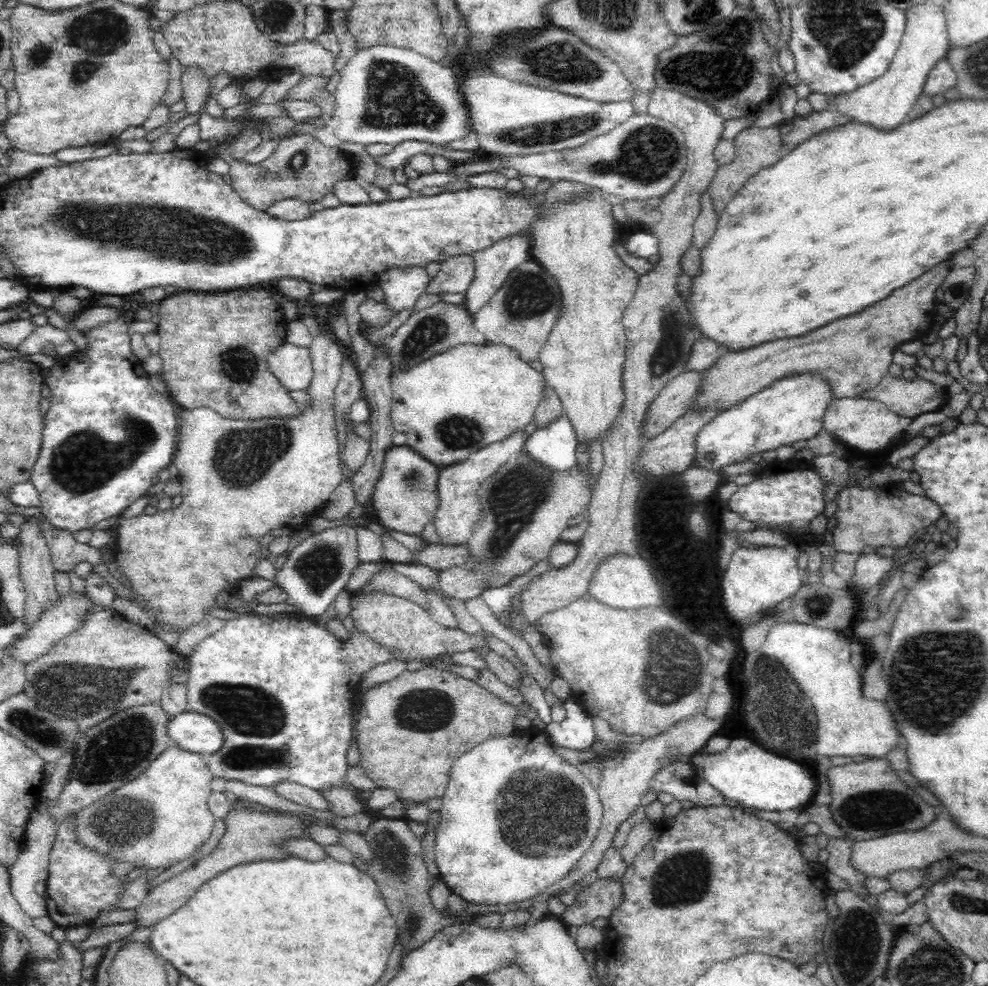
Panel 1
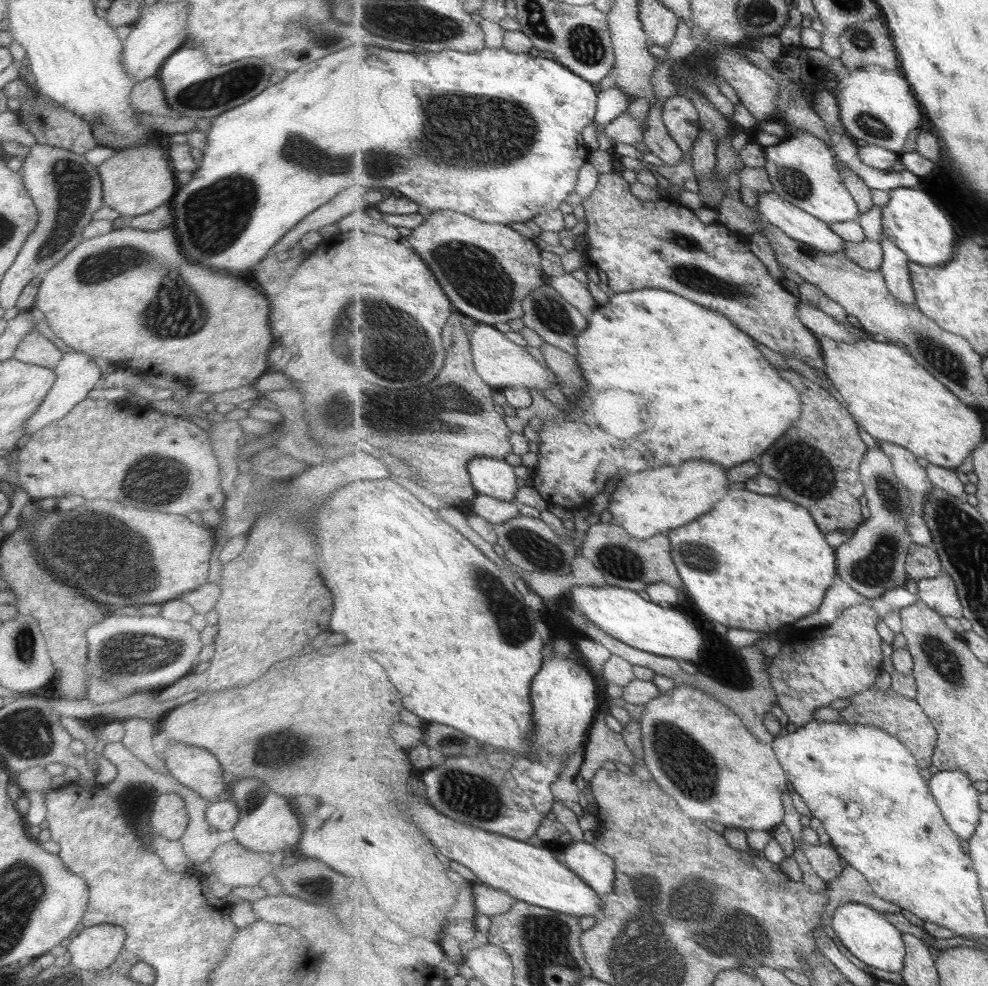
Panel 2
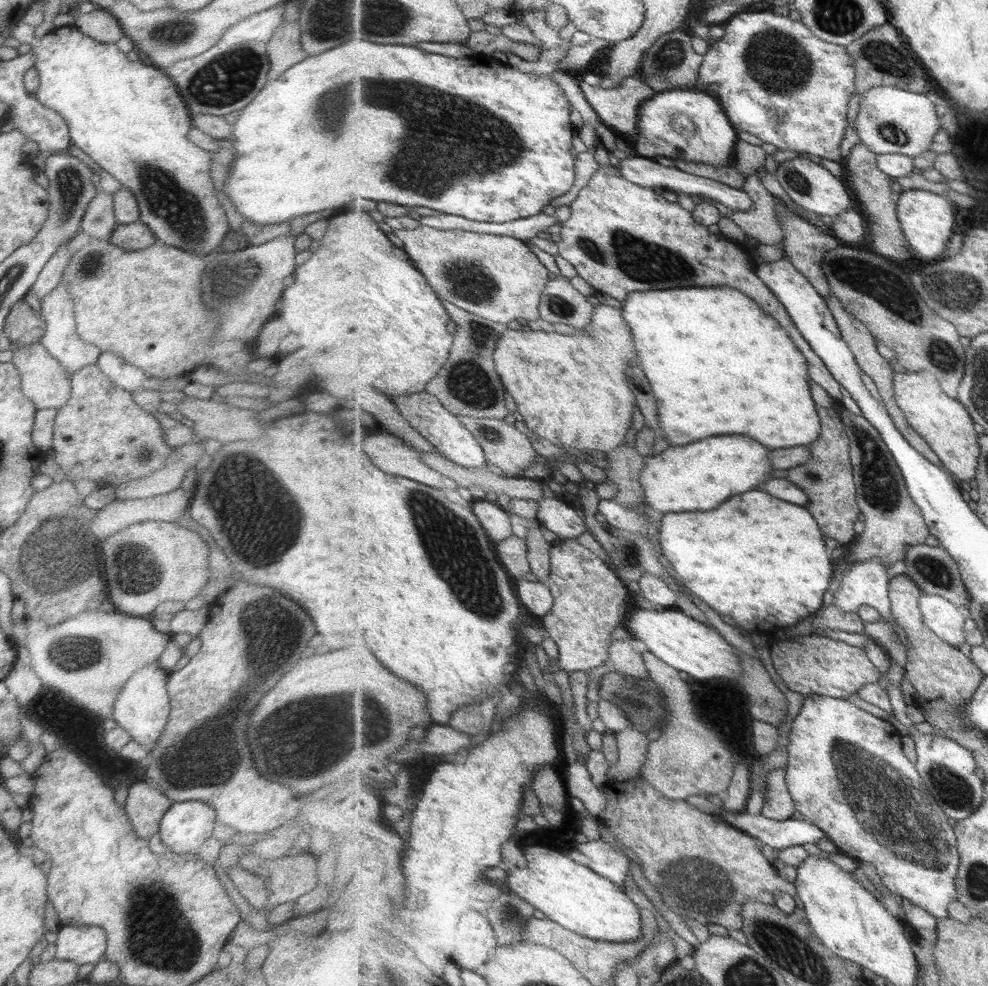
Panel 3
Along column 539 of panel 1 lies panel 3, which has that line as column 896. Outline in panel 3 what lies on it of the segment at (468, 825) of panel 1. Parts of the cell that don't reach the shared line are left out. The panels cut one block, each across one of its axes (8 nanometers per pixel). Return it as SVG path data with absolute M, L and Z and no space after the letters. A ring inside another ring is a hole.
M821 694L806 696L805 704L803 704L803 708L801 708L801 712L795 718L792 726L792 730L788 736L790 744L787 749L789 761L785 766L787 768L786 780L791 796L796 802L796 810L800 812L802 818L813 822L813 824L817 824L840 852L853 858L855 861L869 863L874 868L877 868L879 876L881 876L881 879L887 884L891 892L899 894L902 899L908 899L938 919L947 918L949 916L949 904L958 900L956 879L962 864L956 830L954 824L949 820L948 814L945 814L940 803L929 792L929 787L924 783L924 778L921 777L920 771L917 770L916 763L913 764L905 756L901 734L899 734L897 728L891 722L882 720L854 706L847 699L821 696Z

